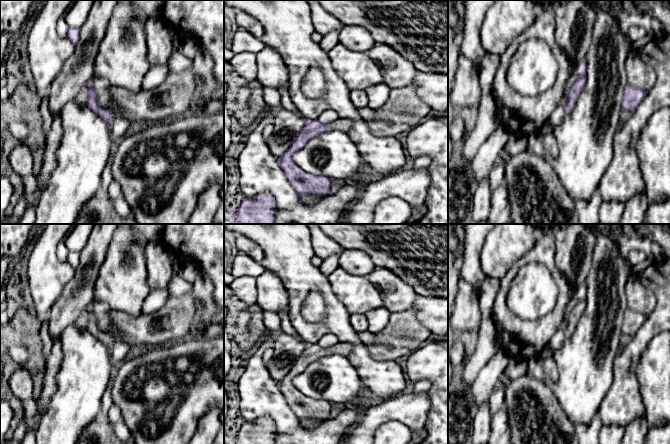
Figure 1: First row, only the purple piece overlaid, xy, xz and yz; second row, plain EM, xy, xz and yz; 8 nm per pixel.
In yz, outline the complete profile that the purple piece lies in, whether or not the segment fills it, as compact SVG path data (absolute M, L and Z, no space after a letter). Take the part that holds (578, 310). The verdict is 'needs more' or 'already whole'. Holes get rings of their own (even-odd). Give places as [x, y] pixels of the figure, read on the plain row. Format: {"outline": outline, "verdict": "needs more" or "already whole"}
{"outline": "M585 285L580 286L581 296L577 304L573 307L573 309L570 312L570 315L568 318L568 325L566 330L564 331L565 337L570 337L573 334L579 319L585 312L586 305L587 305L586 290L587 288Z", "verdict": "already whole"}

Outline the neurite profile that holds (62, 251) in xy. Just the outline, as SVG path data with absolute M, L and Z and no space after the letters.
M61 241L57 245L56 255L61 262L67 262L69 250L65 245L65 241Z

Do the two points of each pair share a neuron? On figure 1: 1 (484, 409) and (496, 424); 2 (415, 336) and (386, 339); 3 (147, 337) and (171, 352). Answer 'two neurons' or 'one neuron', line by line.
1: one neuron
2: one neuron
3: two neurons

